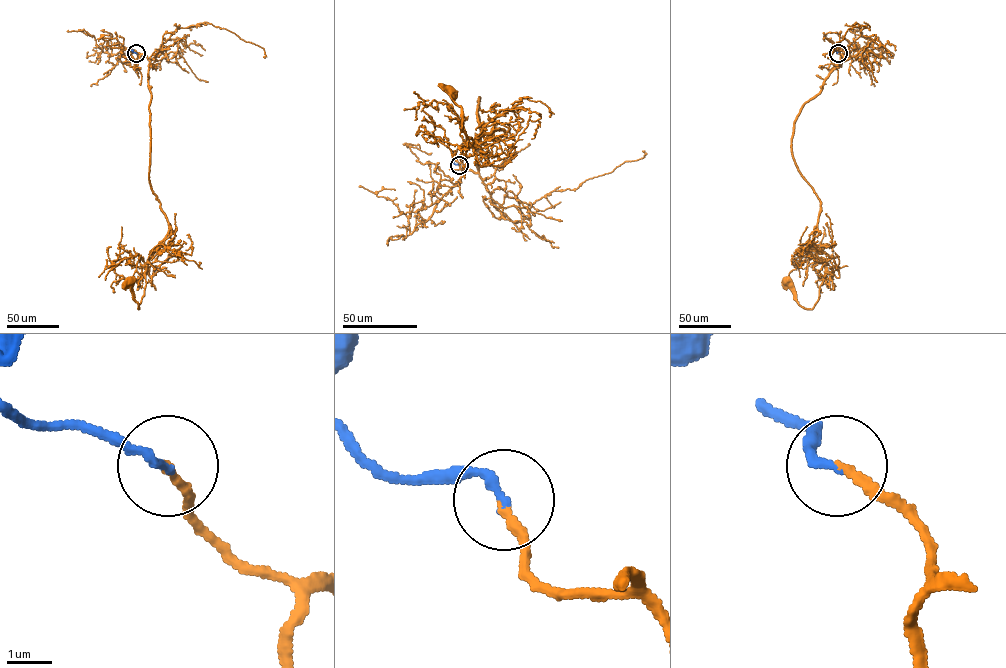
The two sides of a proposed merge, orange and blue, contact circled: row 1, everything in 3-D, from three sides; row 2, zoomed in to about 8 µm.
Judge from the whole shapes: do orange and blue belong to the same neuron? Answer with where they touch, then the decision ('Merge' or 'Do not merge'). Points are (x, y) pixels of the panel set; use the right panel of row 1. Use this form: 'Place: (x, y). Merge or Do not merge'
Place: (838, 53). Merge

